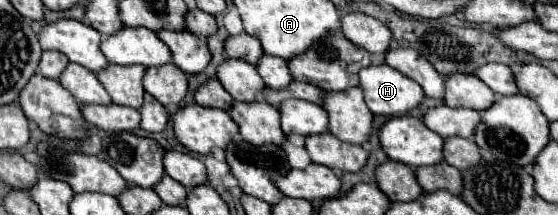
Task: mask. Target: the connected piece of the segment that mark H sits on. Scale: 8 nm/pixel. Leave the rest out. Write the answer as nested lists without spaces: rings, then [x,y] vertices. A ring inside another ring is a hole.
[[[387,63],[365,67],[359,73],[359,79],[365,103],[375,115],[399,117],[419,107],[425,99],[419,83],[403,77]]]

